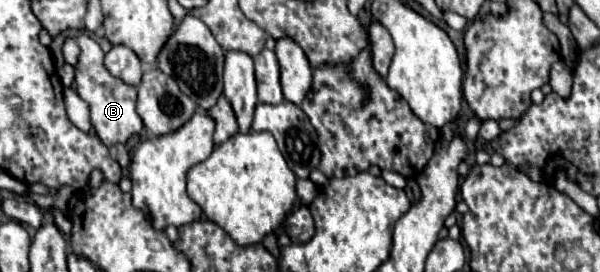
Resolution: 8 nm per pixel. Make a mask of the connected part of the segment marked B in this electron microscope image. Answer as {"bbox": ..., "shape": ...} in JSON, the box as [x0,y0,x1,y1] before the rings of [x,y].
{"bbox":[75,34,143,144],"shape":[[[81,34],[77,38],[79,48],[81,48],[81,56],[79,56],[79,64],[75,68],[75,84],[77,84],[77,94],[89,104],[91,108],[91,124],[97,132],[97,136],[107,144],[125,144],[133,134],[139,134],[143,128],[143,122],[139,118],[139,114],[135,112],[135,102],[137,102],[137,90],[133,86],[123,84],[119,78],[113,78],[107,68],[103,66],[103,50],[99,48],[99,44],[87,36]]]}

